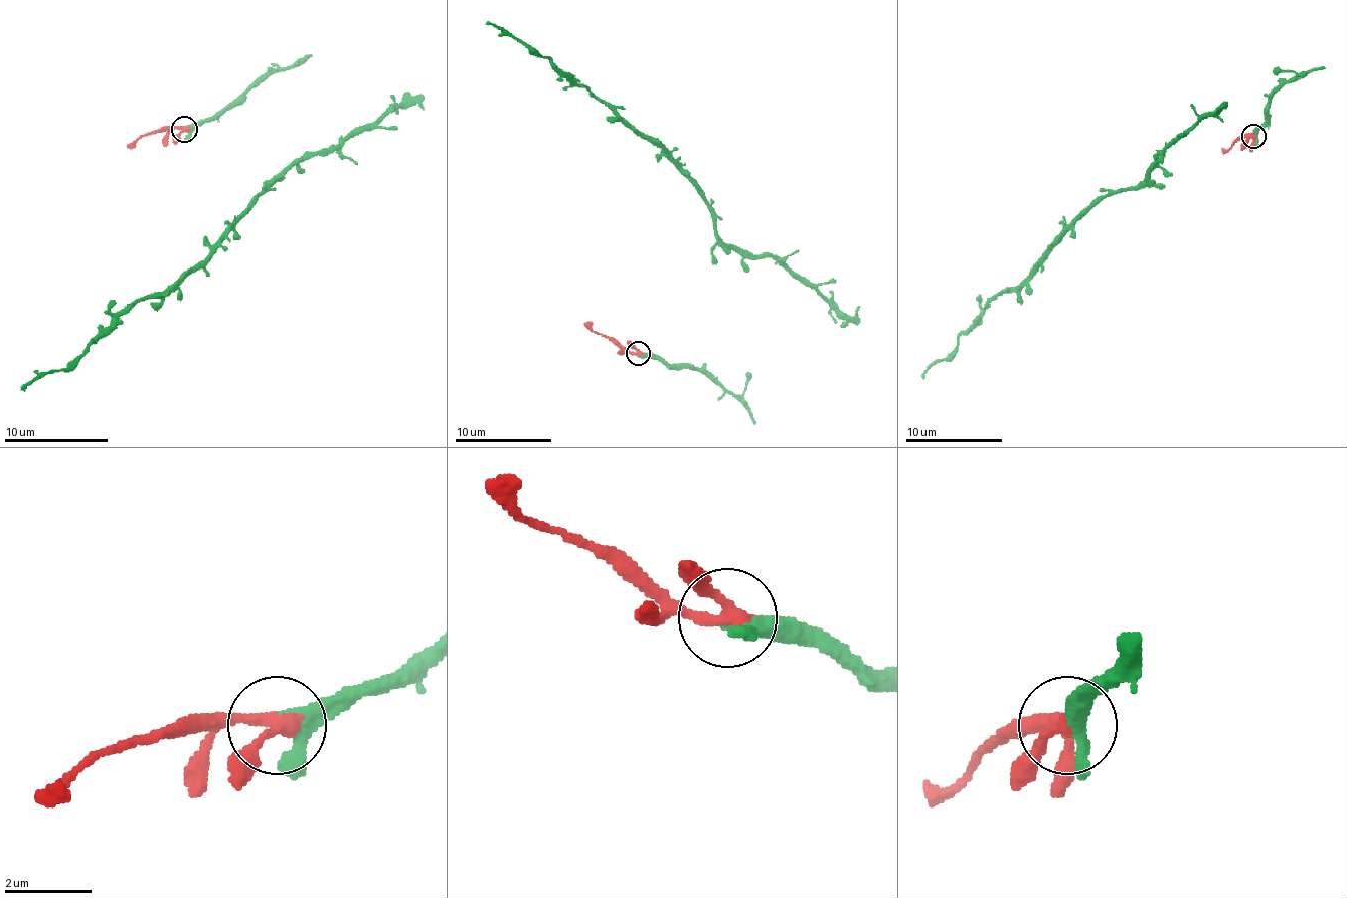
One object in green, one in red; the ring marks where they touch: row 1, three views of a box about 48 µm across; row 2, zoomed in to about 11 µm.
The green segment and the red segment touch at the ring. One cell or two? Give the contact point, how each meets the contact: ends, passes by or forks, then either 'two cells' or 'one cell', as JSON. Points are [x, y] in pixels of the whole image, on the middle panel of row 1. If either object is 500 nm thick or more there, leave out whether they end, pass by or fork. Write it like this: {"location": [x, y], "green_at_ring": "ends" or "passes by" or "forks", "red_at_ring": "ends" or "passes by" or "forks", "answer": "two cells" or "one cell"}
{"location": [638, 353], "green_at_ring": "passes by", "red_at_ring": "passes by", "answer": "one cell"}

